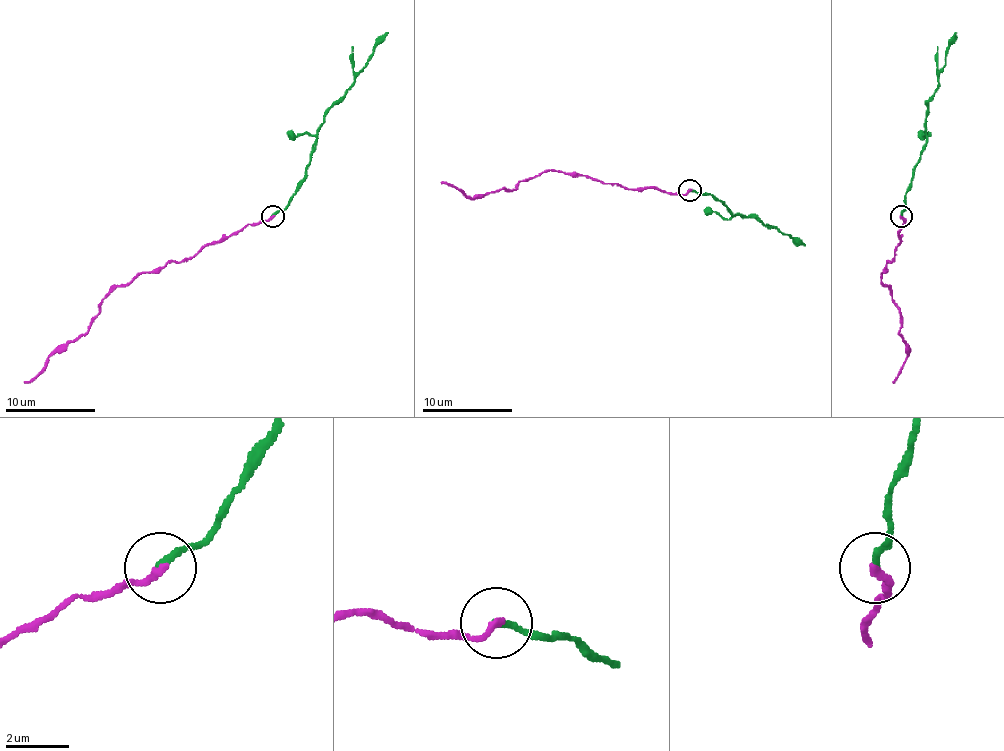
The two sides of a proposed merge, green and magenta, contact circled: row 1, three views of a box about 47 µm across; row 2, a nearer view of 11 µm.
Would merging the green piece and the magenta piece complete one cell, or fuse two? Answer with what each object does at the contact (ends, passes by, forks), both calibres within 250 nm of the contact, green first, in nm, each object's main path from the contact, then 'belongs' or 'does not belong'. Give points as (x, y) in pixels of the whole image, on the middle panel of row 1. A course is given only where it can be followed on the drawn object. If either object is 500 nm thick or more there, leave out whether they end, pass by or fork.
green ends; magenta ends; calibres 200 and 240 nm; course green (690, 189), (712, 196), (733, 214), (756, 217), (762, 223), (774, 226), (783, 235), (796, 237), (805, 246); course magenta (690, 189), (685, 194), (654, 187), (626, 189), (558, 171), (520, 180), (513, 189), (472, 196), (441, 183); belongs

